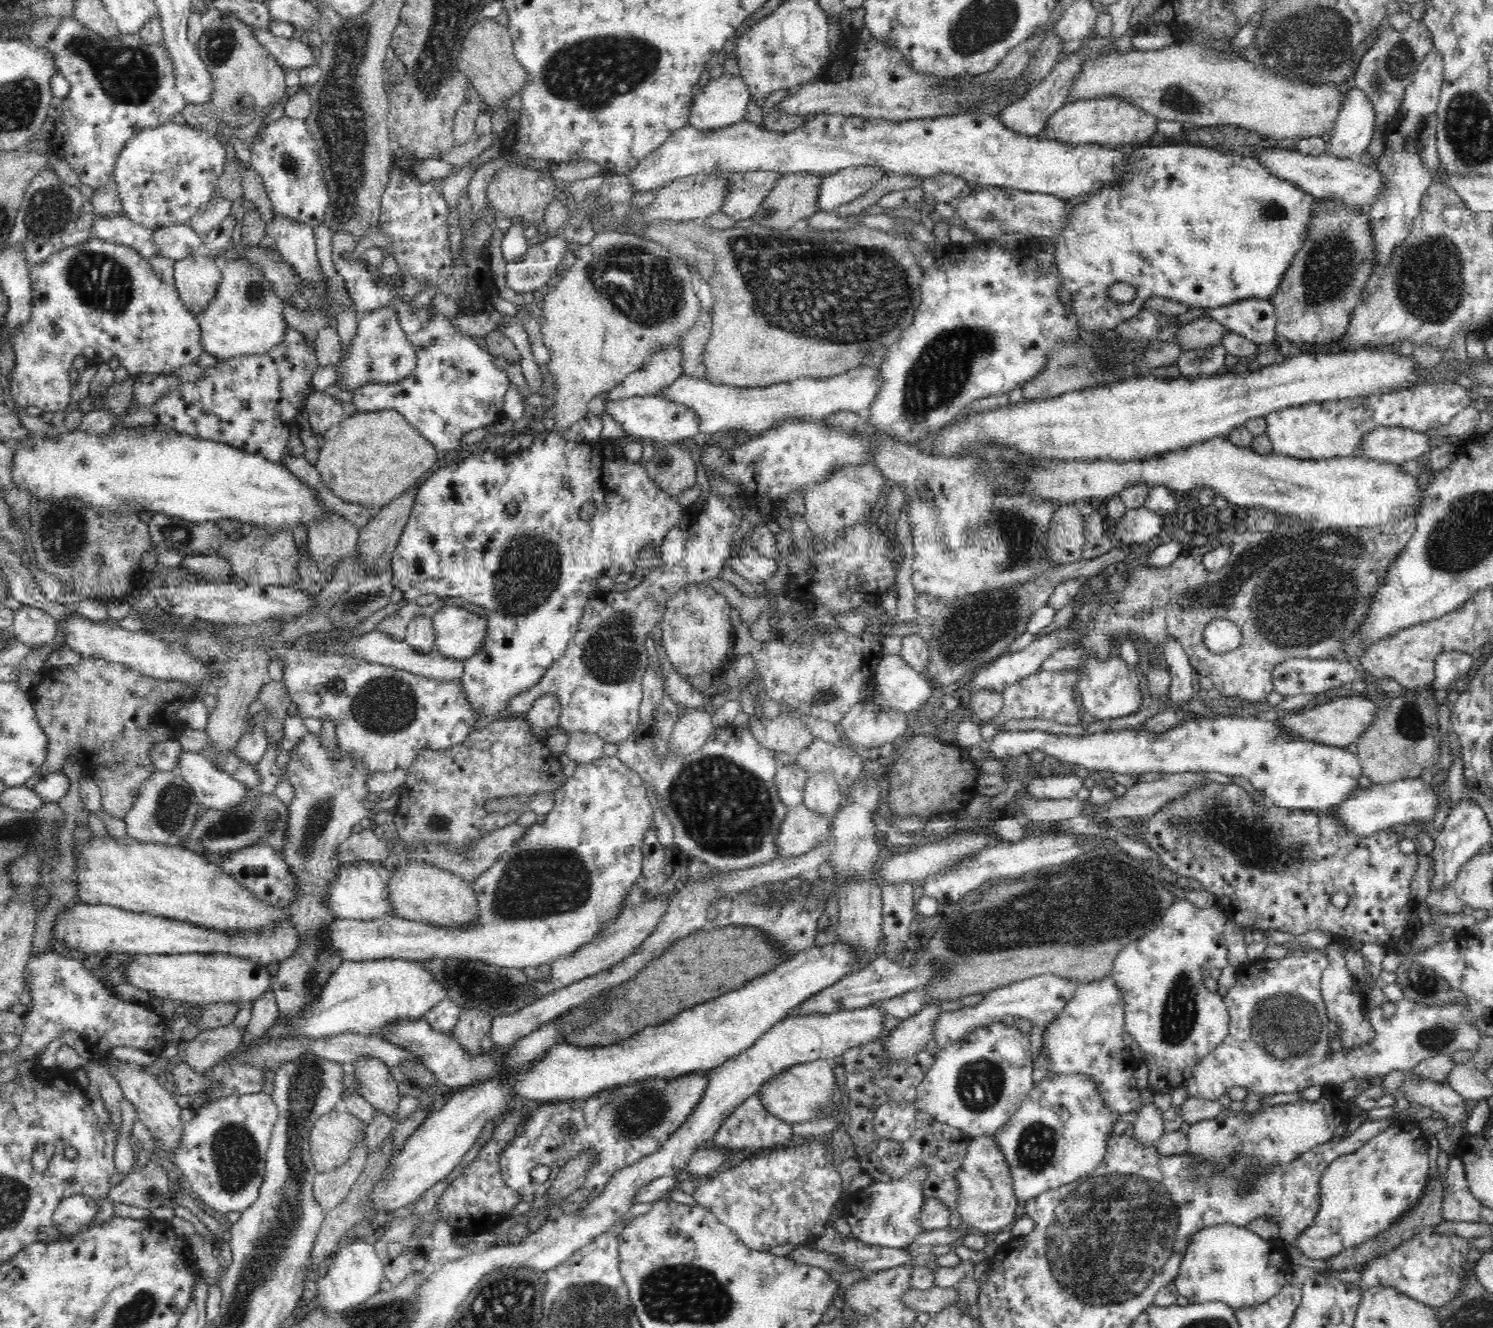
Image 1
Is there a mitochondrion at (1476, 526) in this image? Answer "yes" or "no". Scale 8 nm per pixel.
yes

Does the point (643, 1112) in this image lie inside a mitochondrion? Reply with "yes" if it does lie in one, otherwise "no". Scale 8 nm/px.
yes

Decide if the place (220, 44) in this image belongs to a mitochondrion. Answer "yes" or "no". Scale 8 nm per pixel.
yes

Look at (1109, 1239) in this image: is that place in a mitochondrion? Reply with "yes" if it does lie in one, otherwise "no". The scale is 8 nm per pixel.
yes

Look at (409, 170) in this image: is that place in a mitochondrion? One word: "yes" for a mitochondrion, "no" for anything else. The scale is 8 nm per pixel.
no

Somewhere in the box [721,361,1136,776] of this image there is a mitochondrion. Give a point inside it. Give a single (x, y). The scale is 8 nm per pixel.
(982, 621)

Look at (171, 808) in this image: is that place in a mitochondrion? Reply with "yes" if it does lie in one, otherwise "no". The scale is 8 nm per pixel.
yes

